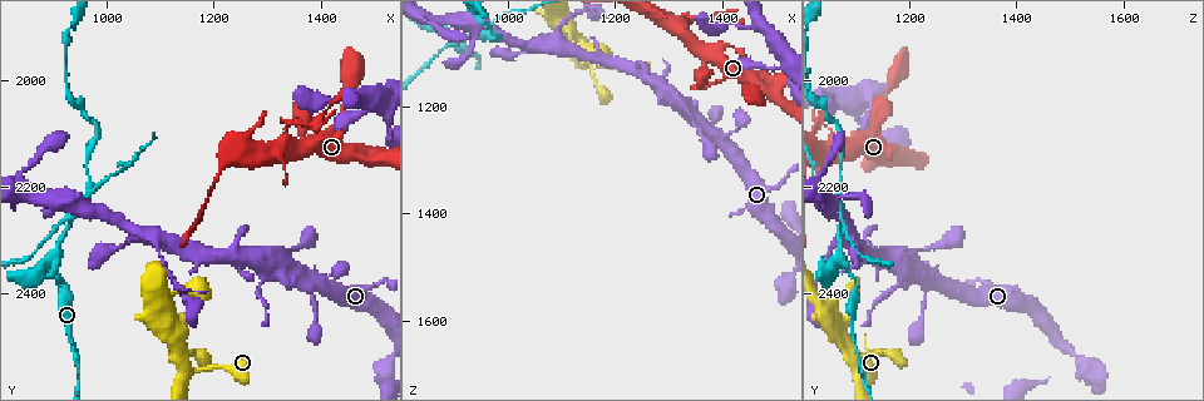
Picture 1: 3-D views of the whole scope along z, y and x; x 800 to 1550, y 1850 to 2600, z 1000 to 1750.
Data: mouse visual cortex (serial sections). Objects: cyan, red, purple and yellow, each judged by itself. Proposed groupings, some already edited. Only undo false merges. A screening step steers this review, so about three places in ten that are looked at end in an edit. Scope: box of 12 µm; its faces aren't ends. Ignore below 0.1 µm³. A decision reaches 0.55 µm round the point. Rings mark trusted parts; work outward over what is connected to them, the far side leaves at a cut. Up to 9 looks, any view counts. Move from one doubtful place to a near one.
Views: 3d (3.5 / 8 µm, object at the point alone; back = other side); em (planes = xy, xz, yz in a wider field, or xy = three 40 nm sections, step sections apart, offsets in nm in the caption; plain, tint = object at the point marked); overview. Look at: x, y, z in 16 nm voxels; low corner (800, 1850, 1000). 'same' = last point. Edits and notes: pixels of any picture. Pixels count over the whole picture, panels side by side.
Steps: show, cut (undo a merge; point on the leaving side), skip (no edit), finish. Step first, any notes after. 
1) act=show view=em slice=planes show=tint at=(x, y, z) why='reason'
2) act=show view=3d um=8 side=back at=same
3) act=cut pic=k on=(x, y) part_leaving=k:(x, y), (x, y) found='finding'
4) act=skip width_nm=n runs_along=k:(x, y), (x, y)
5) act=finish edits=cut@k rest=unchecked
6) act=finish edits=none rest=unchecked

act=show view=3d um=8 at=(925, 2270, 1065) why='two arms in line, one across'

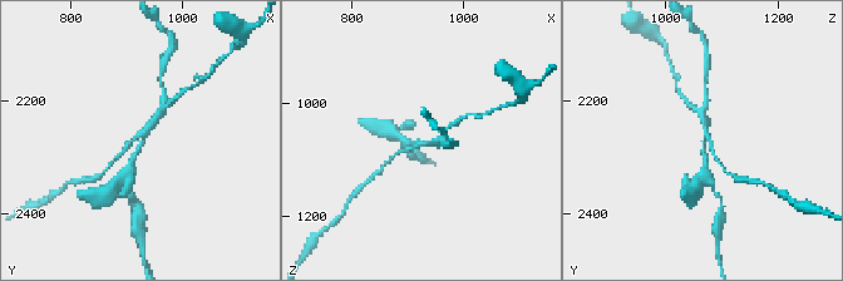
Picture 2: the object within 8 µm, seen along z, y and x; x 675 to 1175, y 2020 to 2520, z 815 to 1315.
act=show view=em slice=planes show=tint at=(925, 2265, 1070) arms=3 arm_widths_nm=150,200,200

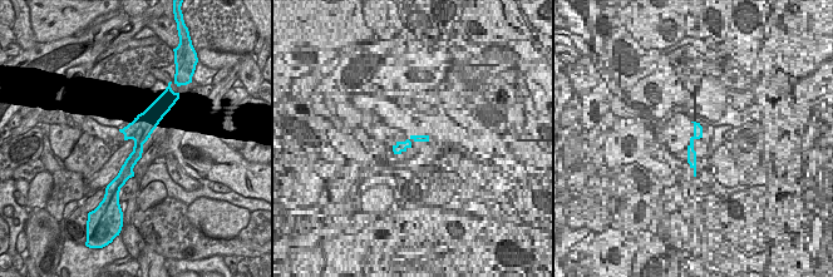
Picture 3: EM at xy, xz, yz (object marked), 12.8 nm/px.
act=cut pic=2 on=(455, 123) found='two cells meet here'

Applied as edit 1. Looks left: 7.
act=show view=overview why='redraw'

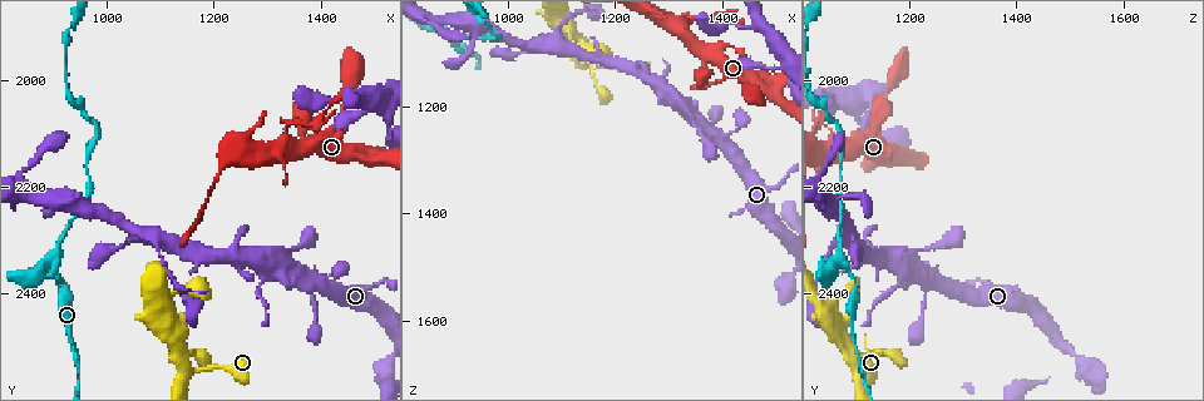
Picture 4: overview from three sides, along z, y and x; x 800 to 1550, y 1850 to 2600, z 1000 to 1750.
act=show view=3d um=3.5 at=(1155, 2540, 1110) why='three-way junction'

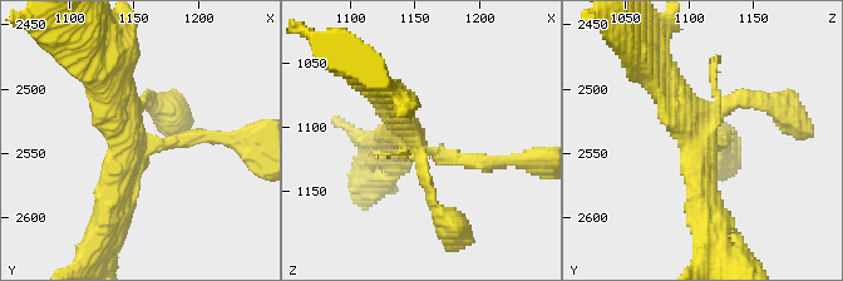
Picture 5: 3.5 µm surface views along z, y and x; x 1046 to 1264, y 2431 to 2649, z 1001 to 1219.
act=show view=em slice=planes show=tint at=(1152, 2540, 1112)

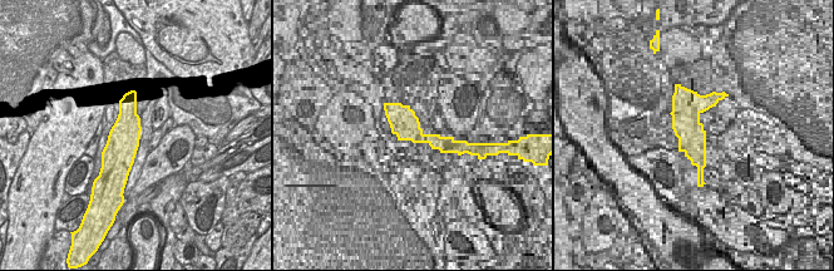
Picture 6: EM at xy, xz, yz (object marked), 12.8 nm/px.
act=skip runs_along=5:(217, 138), (137, 142), (114, 77) found='continuous, no second cell'

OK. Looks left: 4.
act=show view=3d um=3.5 at=(1110, 2450, 1055) why='three arms meet'

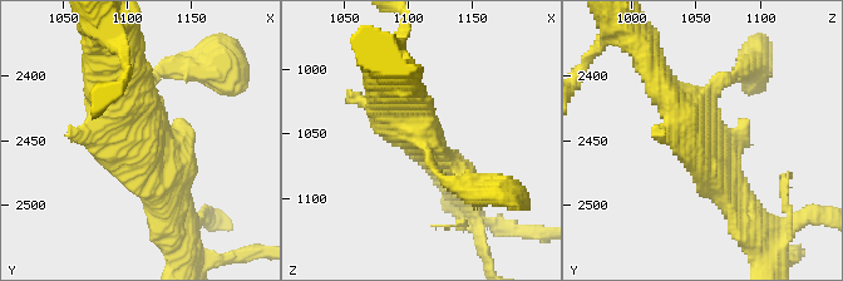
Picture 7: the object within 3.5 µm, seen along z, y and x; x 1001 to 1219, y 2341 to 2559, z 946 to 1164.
act=show view=em slice=planes show=tint at=(1112, 2448, 1054)

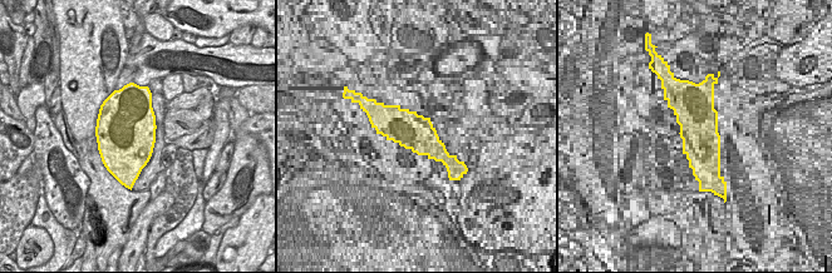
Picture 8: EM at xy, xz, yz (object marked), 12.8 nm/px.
act=show view=em slice=xy step=2 show=tint at=same why='another direction'

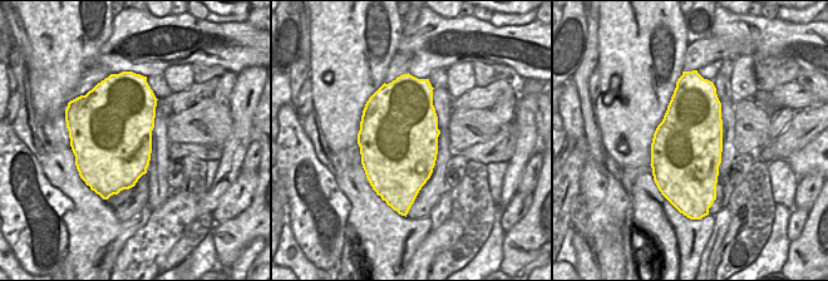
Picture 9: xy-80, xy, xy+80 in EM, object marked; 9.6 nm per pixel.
act=skip found='all the same cell'

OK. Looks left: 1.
act=finish edits=cut@2 rest=unchecked

